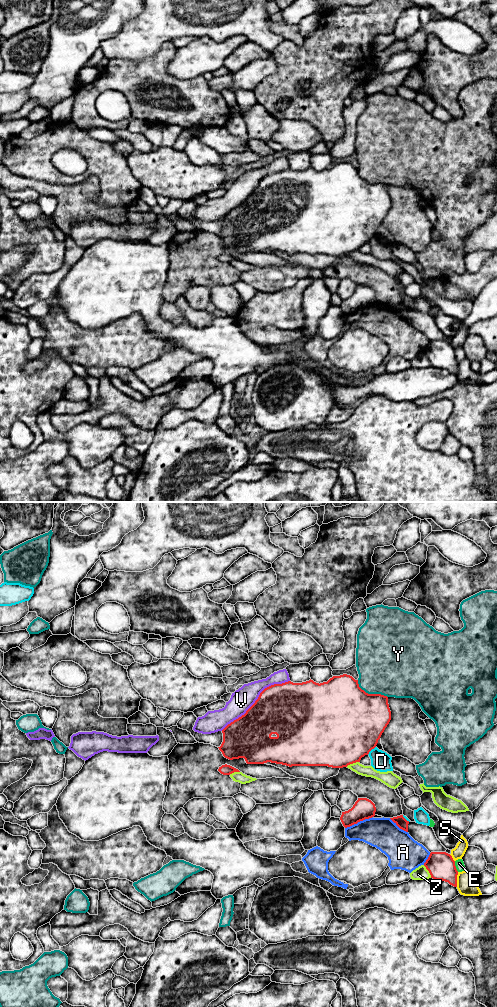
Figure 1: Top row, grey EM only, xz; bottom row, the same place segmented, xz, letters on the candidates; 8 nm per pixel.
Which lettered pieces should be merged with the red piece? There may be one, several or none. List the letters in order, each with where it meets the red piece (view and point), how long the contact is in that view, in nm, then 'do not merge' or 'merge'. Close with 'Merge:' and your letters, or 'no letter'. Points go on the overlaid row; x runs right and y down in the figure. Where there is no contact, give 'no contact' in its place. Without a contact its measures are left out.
A: contact xz (358, 821); length 240 nm; do not merge
D: contact xz (371, 749); length 100 nm; do not merge
E: contact xz (455, 866); length 90 nm; do not merge
S: contact xz (456, 879); length 120 nm; do not merge
V: contact xz (256, 700); length 700 nm; do not merge
Y: contact xz (370, 694); length 280 nm; do not merge
Z: contact xz (428, 870); length 120 nm; do not merge
Merge: no letter

